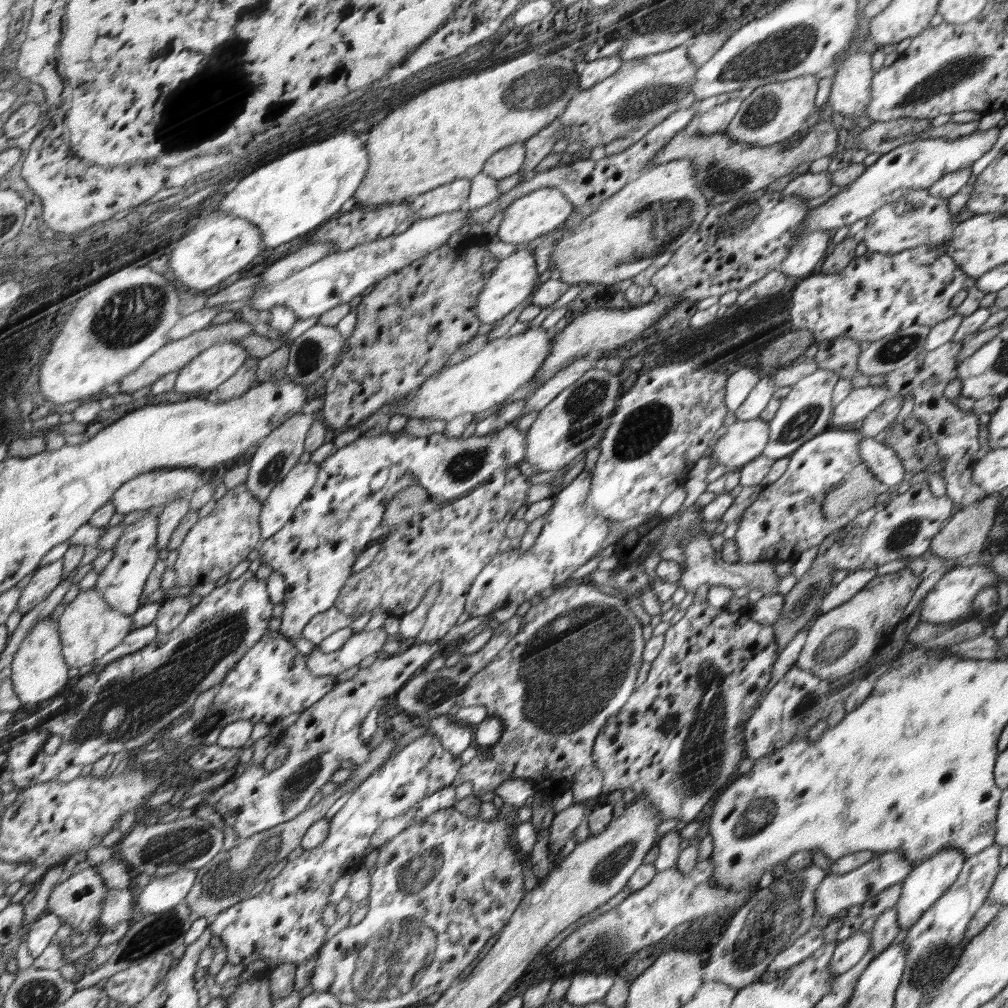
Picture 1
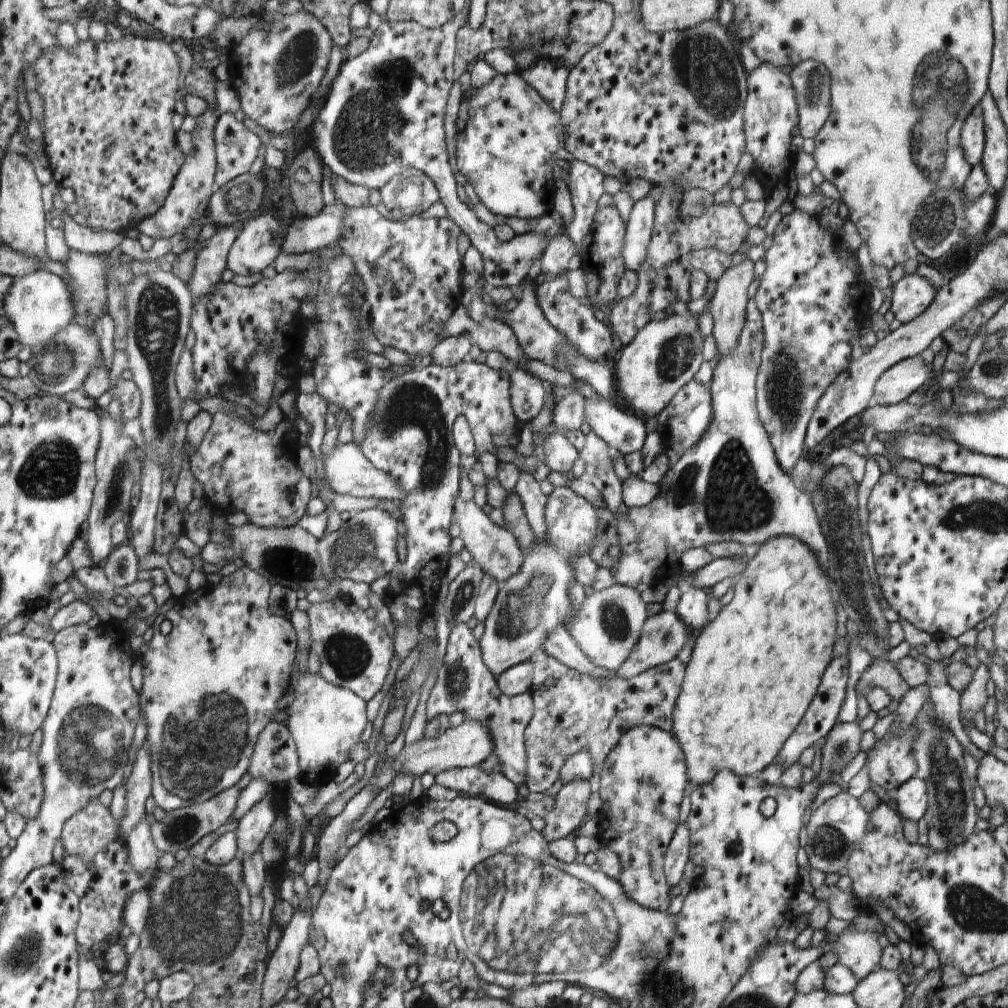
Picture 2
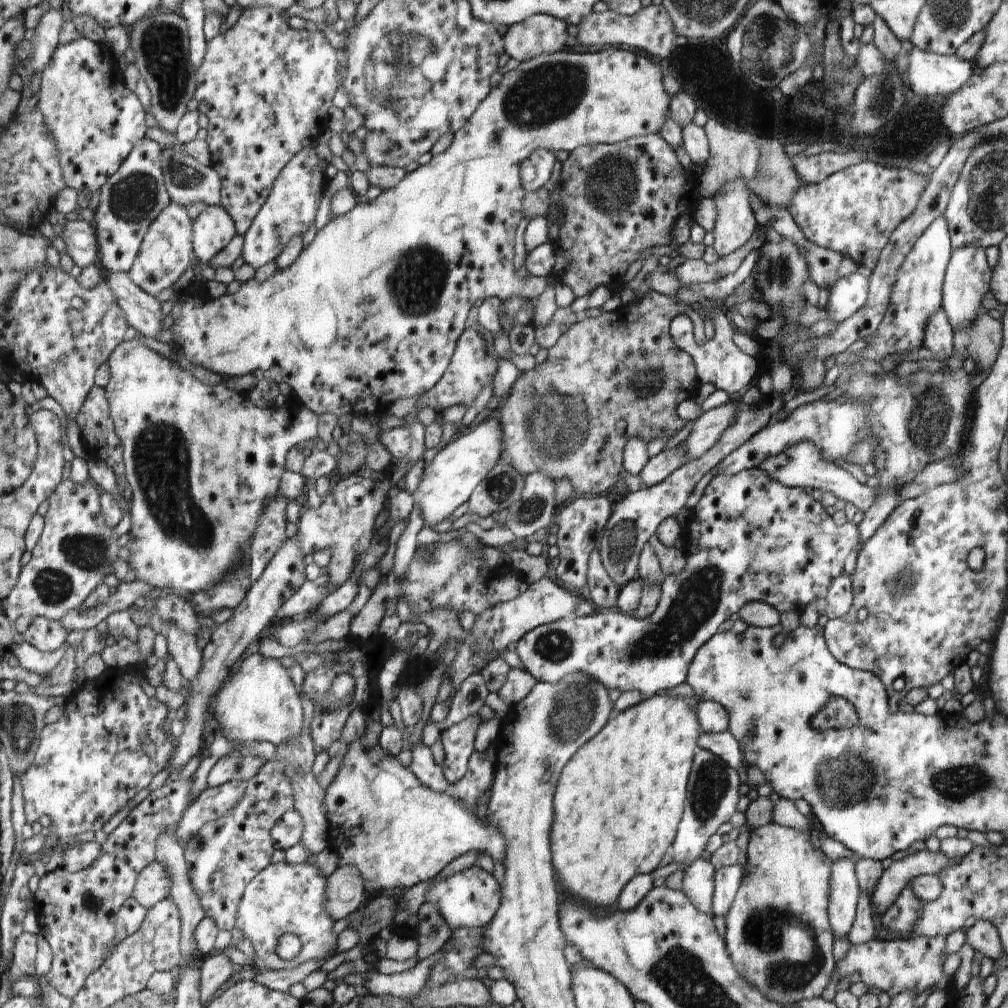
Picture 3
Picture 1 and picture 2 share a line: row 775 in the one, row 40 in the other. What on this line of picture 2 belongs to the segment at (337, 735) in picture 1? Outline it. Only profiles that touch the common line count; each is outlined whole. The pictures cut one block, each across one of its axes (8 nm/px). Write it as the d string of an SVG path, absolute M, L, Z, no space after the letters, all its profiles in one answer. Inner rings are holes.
M304 10L292 15L262 13L259 17L257 29L250 30L242 42L235 46L241 62L238 73L232 76L231 82L240 96L242 111L248 118L256 121L272 135L282 135L285 130L293 128L298 123L301 113L308 109L310 98L322 85L322 79L327 74L335 47L332 34L327 28L314 15ZM270 20L274 20L274 26L270 32L265 32L263 24Z

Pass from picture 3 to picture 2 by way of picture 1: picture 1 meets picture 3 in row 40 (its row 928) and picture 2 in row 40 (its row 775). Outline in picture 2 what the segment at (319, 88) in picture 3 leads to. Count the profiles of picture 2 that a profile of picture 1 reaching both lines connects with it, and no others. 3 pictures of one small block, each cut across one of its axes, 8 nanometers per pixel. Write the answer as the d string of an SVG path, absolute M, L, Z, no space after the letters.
M468 6L456 14L456 18L446 25L429 29L415 21L382 22L382 25L372 34L368 49L359 56L346 59L340 68L340 73L333 81L326 103L313 125L312 132L307 138L321 157L322 163L330 175L342 178L351 184L358 184L369 190L380 190L386 186L390 178L401 175L401 158L404 168L414 166L423 171L434 181L439 190L440 200L446 207L447 216L470 239L471 246L480 252L481 276L490 288L504 287L516 290L526 279L528 270L534 260L538 260L548 246L546 234L540 232L516 235L508 242L496 238L495 232L476 217L476 214L458 200L456 182L452 176L452 168L446 152L444 138L444 108L448 102L448 92L454 74L454 54L456 54L456 32L464 27L468 18Z

